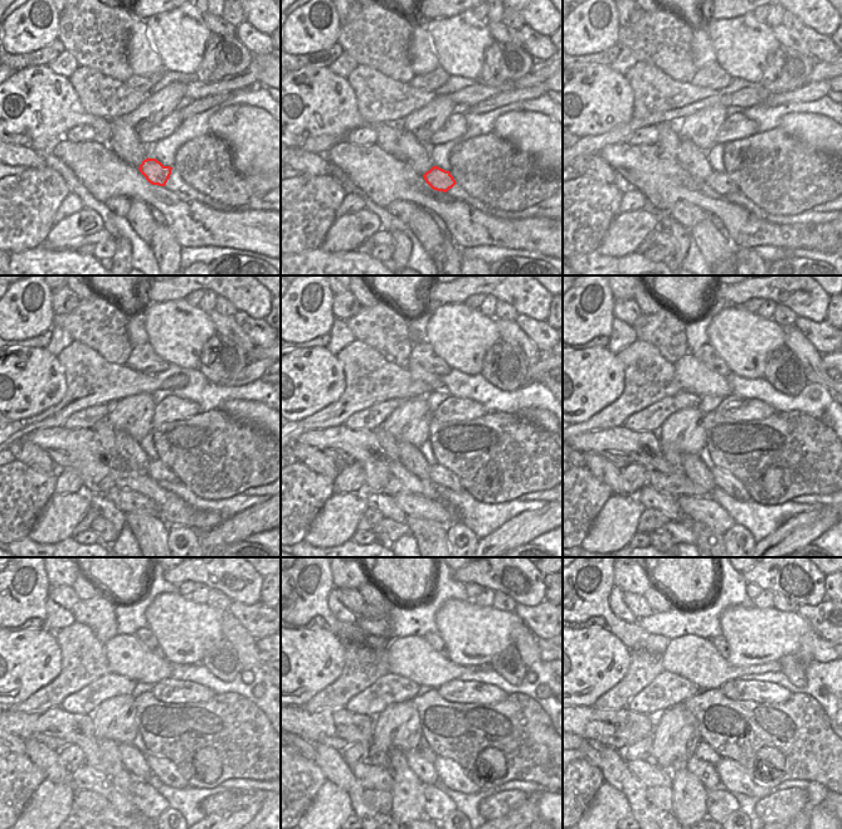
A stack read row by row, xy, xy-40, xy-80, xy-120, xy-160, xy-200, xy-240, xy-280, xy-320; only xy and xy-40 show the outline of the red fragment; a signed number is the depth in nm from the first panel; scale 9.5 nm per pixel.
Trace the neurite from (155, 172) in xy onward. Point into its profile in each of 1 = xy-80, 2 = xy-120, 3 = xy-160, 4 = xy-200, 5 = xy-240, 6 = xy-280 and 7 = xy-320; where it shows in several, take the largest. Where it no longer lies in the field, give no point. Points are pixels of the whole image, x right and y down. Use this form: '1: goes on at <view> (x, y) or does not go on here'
1: goes on at xy-80 (719, 181)
2: goes on at xy-120 (156, 469)
3: goes on at xy-160 (441, 476)
4: goes on at xy-200 (724, 479)
5: goes on at xy-240 (168, 773)
6: goes on at xy-280 (451, 774)
7: goes on at xy-320 (733, 776)

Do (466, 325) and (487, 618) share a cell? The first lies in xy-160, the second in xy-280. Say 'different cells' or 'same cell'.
same cell

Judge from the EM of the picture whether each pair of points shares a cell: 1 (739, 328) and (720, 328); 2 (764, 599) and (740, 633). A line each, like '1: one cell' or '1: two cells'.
1: one cell
2: two cells

